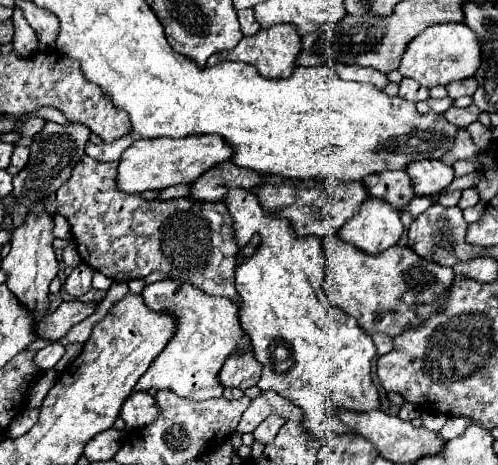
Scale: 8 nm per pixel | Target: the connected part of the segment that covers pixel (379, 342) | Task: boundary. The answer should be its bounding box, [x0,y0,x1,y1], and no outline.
[372,334,394,356]

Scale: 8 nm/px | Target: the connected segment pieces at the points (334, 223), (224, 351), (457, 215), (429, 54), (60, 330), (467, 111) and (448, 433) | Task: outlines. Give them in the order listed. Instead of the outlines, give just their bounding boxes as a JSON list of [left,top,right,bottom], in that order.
[[256,180,370,238],[134,280,250,400],[408,204,482,266],[398,22,480,88],[38,300,96,342],[444,104,480,128],[440,416,472,440]]

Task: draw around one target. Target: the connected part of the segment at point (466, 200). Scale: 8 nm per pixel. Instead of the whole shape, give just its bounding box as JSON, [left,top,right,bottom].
[458,188,480,210]

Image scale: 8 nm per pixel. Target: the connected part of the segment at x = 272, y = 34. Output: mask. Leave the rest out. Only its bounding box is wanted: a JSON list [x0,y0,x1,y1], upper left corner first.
[220,24,300,78]

